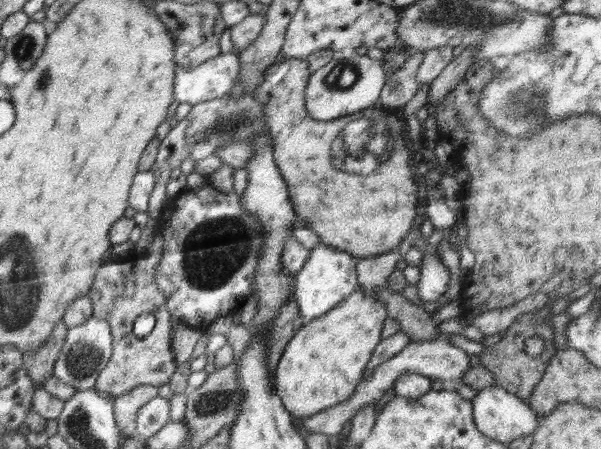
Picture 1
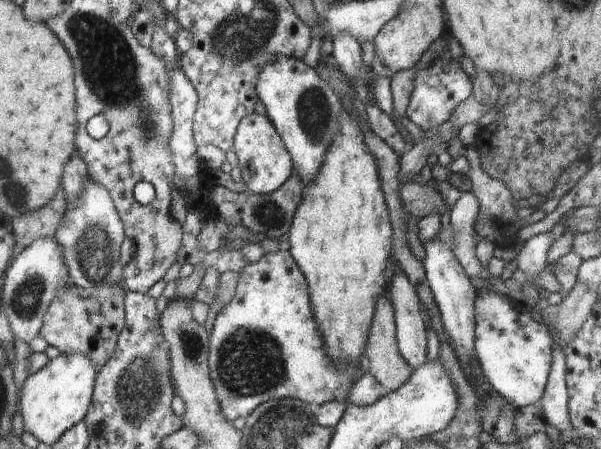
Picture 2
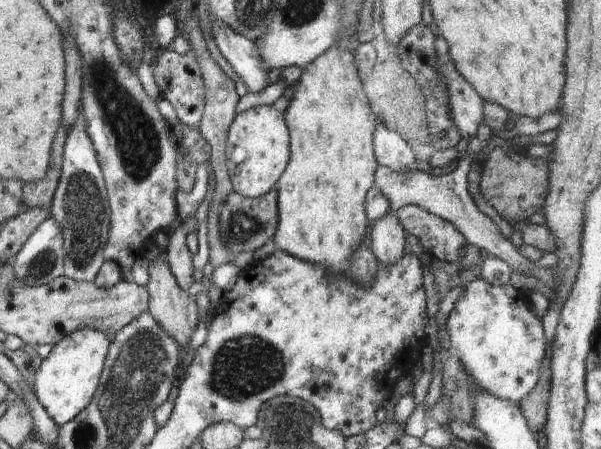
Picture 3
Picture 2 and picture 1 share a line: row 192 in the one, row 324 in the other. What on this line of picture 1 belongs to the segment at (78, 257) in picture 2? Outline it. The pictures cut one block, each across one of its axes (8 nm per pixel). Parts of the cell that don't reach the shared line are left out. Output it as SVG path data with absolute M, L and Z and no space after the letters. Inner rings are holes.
M94 317L80 326L67 329L60 355L53 366L53 375L76 390L95 389L95 380L112 355L112 338L110 326Z

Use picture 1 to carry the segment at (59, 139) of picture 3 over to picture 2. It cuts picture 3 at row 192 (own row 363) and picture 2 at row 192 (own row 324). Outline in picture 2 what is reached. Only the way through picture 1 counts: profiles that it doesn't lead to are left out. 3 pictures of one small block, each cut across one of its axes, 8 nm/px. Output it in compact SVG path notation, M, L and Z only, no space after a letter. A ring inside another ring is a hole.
M60 187L55 198L43 209L34 210L20 218L12 220L12 234L15 235L15 254L24 250L38 240L38 238L55 239L56 232L60 228L60 222L64 218L66 201L64 190Z

